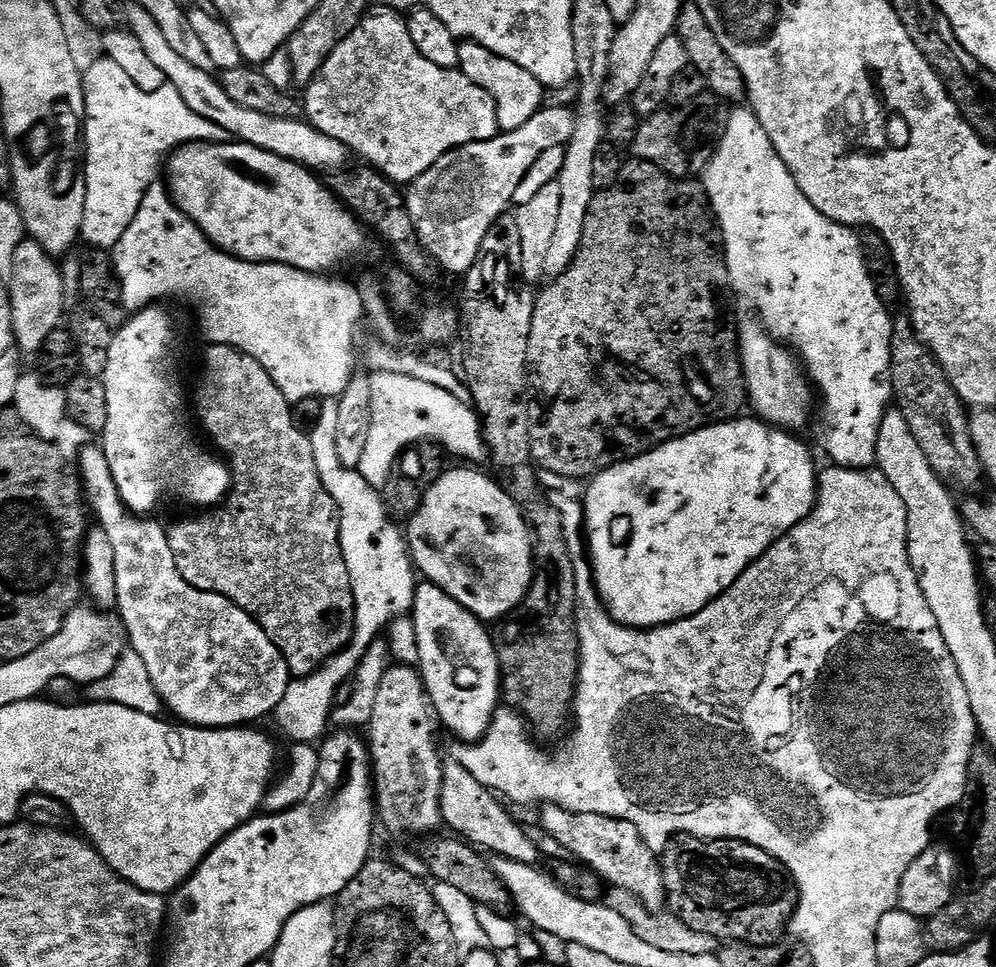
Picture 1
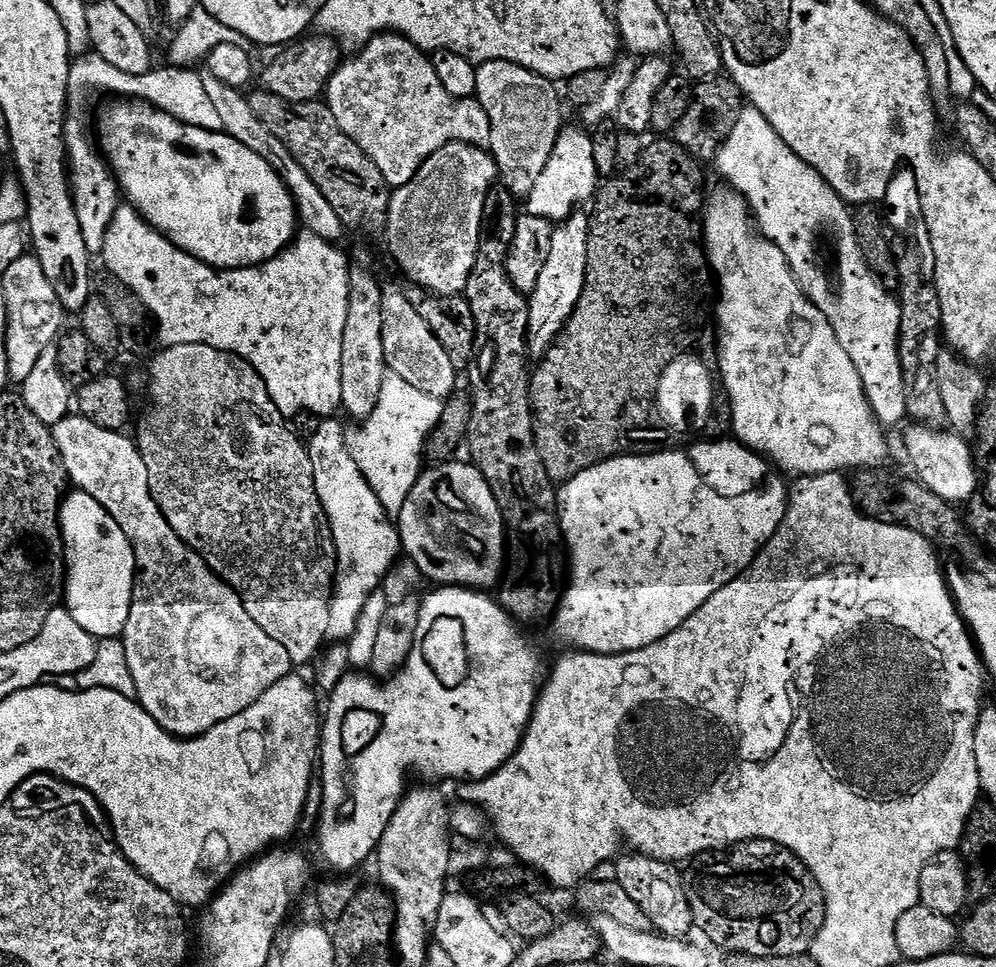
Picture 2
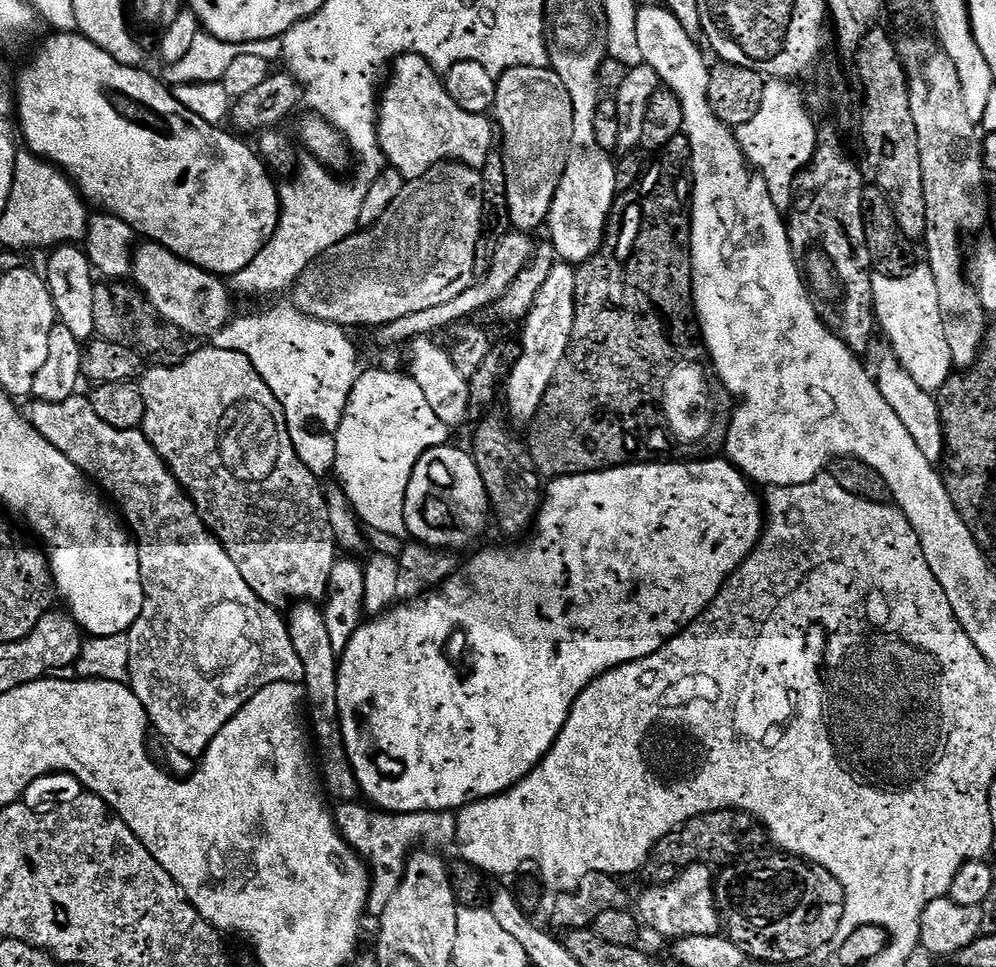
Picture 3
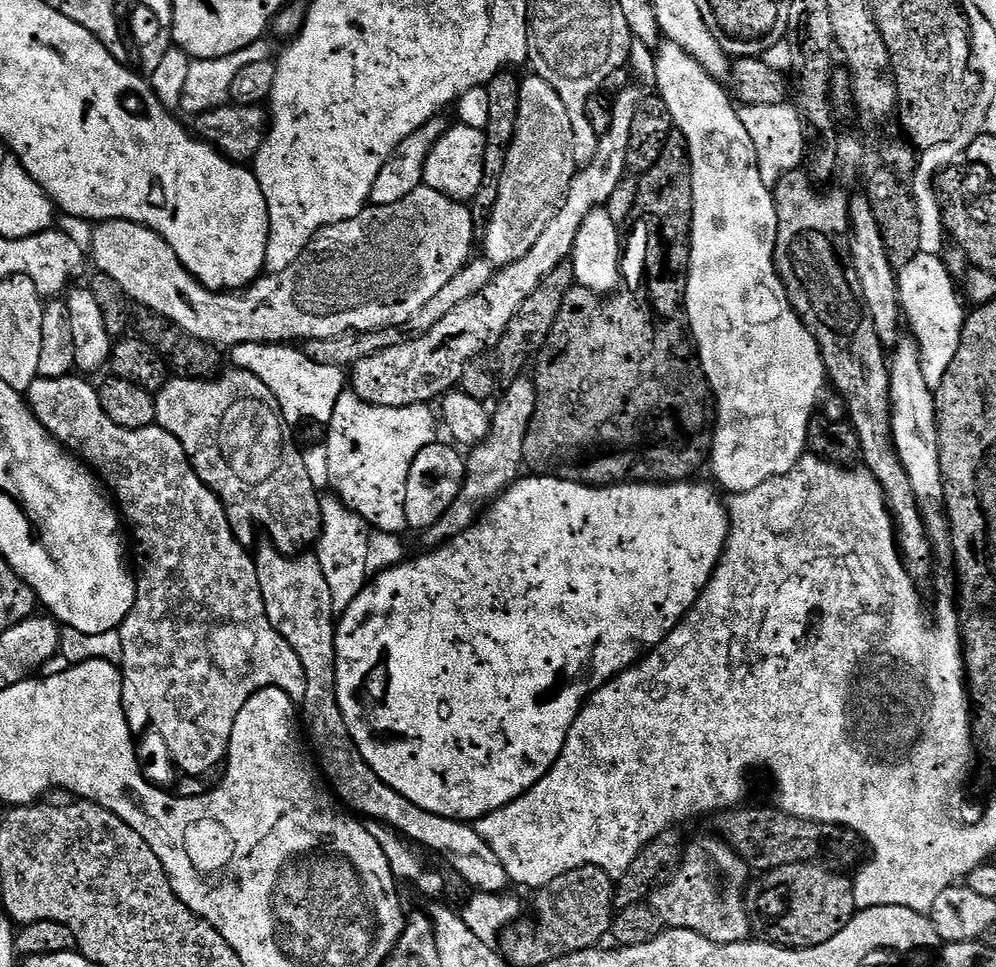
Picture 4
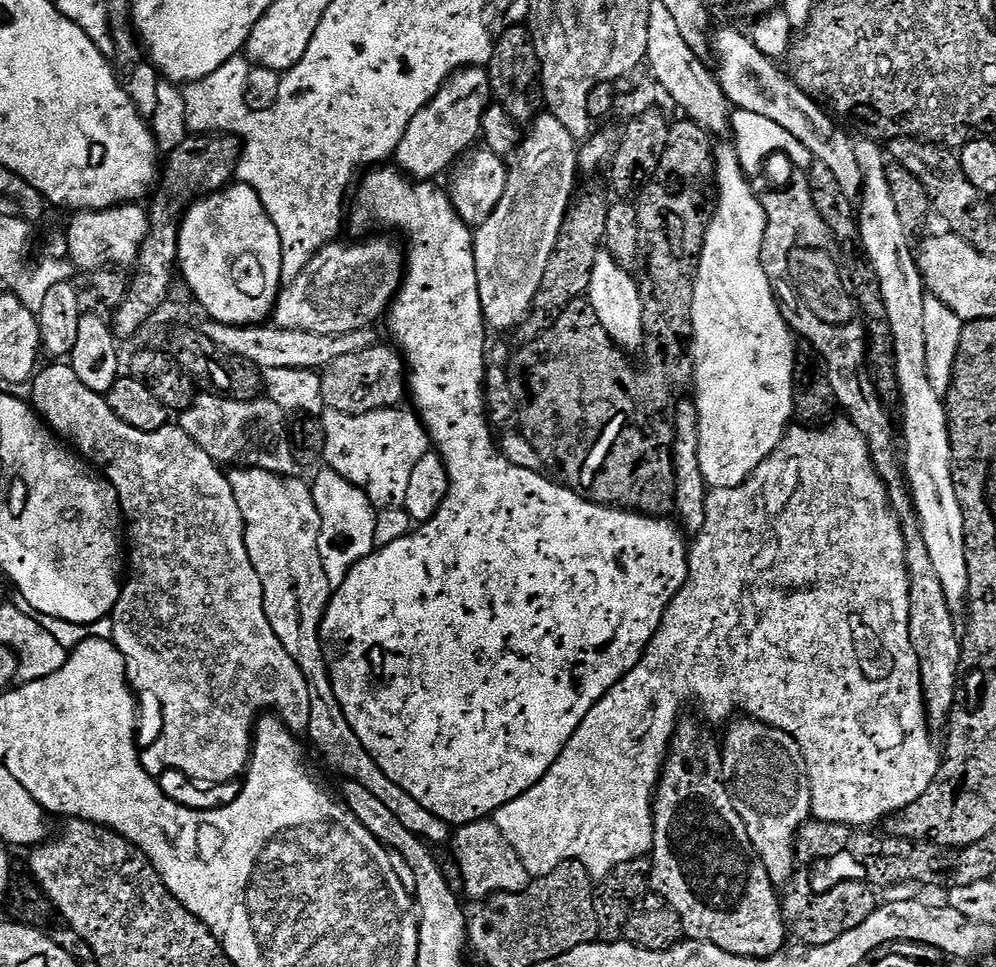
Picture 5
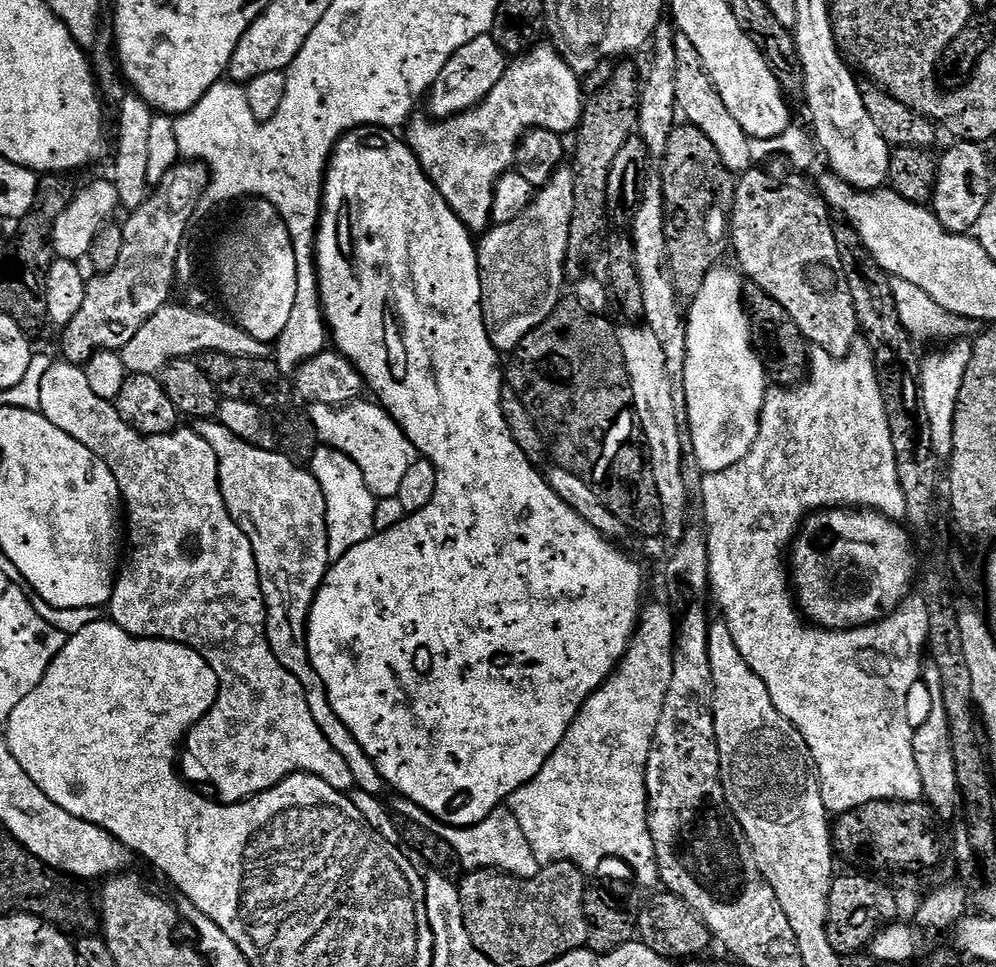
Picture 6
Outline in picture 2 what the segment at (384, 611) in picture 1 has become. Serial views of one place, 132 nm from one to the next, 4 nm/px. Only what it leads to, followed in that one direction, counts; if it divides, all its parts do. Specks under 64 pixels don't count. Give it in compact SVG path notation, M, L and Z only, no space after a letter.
M326 418L319 421L311 440L307 443L311 465L314 467L315 490L318 491L319 501L326 510L327 520L330 522L331 534L335 542L336 550L336 578L330 604L329 625L327 627L328 640L334 644L349 641L358 622L364 605L371 594L377 591L391 566L402 552L399 529L386 515L384 507L378 501L369 484L366 482L357 463L349 452L346 431L336 418Z

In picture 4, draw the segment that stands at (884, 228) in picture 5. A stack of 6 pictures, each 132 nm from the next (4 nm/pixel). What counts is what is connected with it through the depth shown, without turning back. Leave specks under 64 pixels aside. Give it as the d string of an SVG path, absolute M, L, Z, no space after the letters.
M901 338L890 354L890 390L892 391L892 440L900 456L906 474L910 474L910 486L914 486L916 499L944 499L944 479L940 465L940 428L936 425L936 397L934 389L926 386L926 374L922 374L920 347L915 339Z

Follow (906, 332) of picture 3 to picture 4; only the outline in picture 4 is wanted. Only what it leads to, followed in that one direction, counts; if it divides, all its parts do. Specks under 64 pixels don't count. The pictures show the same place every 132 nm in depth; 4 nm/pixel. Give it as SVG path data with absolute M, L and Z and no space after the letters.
M921 250L910 266L899 269L900 307L903 319L912 327L911 335L920 347L922 374L926 374L926 386L937 388L958 354L958 342L964 329L966 308L960 305L958 284L952 281L953 273L943 259Z

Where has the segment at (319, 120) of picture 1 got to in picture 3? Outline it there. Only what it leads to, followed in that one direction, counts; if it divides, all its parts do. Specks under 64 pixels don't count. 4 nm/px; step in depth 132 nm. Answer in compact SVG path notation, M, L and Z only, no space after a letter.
M415 54L397 56L387 76L378 92L376 133L385 161L404 182L422 178L436 164L455 162L480 170L489 163L492 136L494 140L489 117L462 110L446 94L443 79L427 60Z

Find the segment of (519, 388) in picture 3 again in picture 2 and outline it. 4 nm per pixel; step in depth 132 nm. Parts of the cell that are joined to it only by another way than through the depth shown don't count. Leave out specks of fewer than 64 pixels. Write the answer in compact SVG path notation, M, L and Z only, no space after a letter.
M576 210L568 219L559 221L553 227L550 238L550 250L546 262L542 262L542 272L538 282L527 297L528 301L528 355L532 358L543 358L550 346L568 325L578 304L578 298L586 282L586 262L588 261L588 225L589 213Z

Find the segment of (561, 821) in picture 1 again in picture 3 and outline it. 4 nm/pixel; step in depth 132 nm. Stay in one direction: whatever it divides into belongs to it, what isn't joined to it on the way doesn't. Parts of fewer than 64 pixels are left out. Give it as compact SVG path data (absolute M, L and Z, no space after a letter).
M695 864L683 869L668 884L648 886L643 890L645 892L640 896L638 916L647 931L649 928L657 932L669 942L684 940L687 936L714 936L721 931L720 911L716 908L714 872L709 865Z

